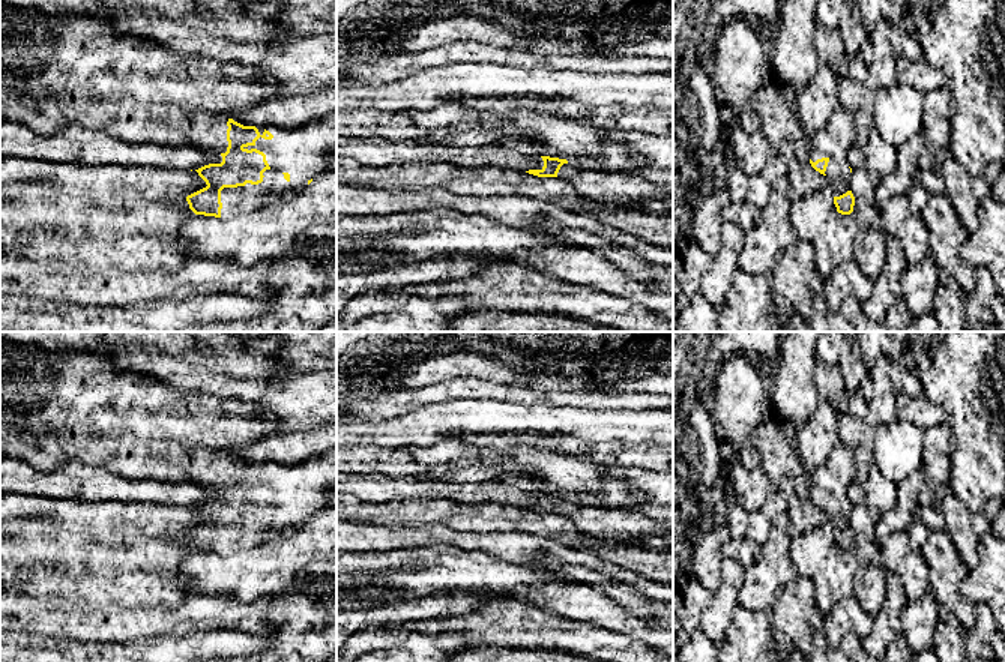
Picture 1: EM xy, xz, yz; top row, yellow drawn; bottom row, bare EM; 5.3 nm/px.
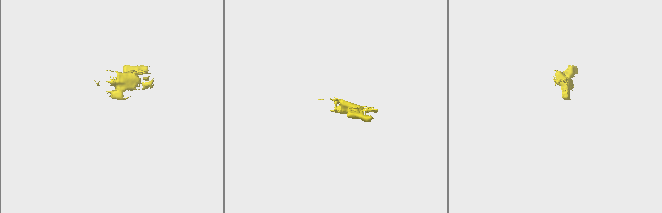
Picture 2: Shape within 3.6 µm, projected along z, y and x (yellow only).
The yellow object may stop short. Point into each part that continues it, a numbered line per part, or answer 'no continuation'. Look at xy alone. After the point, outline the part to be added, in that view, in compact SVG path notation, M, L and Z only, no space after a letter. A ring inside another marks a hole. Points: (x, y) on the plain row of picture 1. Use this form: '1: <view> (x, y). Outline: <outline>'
1: xy (208, 467). Outline: M194 449L191 450L191 462L188 467L188 482L198 486L212 486L216 489L225 489L228 483L227 477L227 458L225 449Z
2: xy (305, 488). Outline: M337 449L296 465L257 465L260 471L269 467L273 474L260 473L254 482L243 485L263 488L270 504L263 509L258 521L246 519L221 527L221 555L249 549L267 540L272 531L290 533L332 504L337 489Z

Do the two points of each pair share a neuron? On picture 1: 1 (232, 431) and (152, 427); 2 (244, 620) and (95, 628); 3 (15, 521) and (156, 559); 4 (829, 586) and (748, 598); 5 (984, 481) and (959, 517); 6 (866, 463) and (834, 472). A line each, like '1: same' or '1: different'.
1: same
2: same
3: same
4: different
5: different
6: different

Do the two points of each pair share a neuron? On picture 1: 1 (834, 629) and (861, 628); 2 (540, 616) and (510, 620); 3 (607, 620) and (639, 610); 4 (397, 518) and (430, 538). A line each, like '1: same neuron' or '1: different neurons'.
1: same neuron
2: same neuron
3: different neurons
4: different neurons

